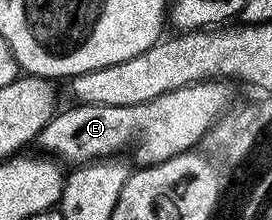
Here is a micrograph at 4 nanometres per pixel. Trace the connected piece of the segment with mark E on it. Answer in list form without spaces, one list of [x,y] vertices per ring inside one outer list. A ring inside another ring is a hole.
[[[226,81],[190,83],[140,105],[78,103],[54,114],[38,134],[36,143],[46,150],[43,152],[47,156],[69,165],[105,160],[135,144],[138,145],[134,151],[135,164],[159,163],[182,151],[197,148],[205,140],[208,130],[231,106],[230,87]]]

